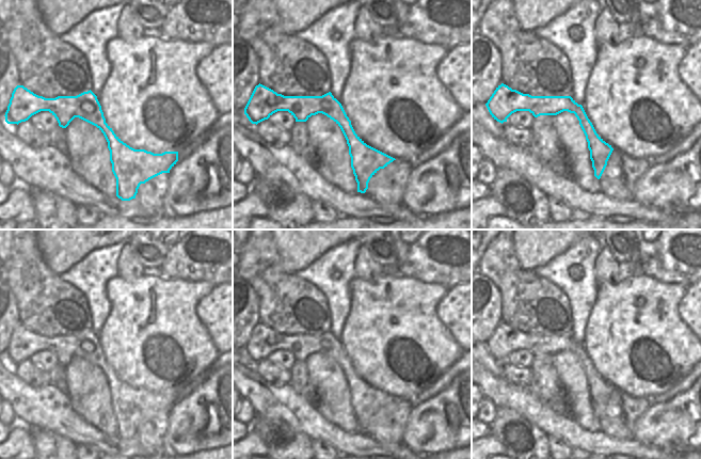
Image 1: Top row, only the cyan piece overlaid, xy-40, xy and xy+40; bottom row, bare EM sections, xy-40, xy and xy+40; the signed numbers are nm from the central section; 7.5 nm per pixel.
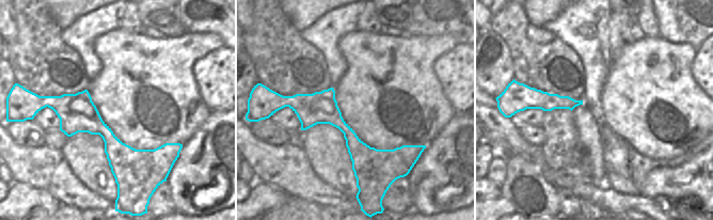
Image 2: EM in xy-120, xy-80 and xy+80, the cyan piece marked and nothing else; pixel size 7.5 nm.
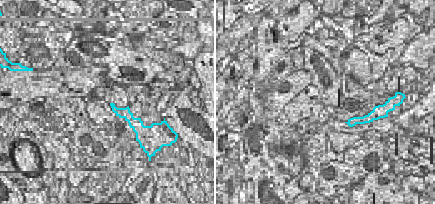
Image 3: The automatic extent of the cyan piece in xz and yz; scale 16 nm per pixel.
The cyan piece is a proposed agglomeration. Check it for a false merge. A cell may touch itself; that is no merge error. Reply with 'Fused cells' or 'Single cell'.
Single cell

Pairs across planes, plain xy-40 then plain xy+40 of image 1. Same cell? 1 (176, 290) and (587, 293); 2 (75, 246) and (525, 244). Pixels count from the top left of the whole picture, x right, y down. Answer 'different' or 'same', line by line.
1: different
2: same

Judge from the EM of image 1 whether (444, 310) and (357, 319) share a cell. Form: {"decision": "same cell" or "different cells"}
{"decision": "different cells"}

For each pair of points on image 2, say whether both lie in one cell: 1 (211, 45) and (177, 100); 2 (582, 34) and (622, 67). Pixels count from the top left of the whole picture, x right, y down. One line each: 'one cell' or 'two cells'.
1: one cell
2: two cells

